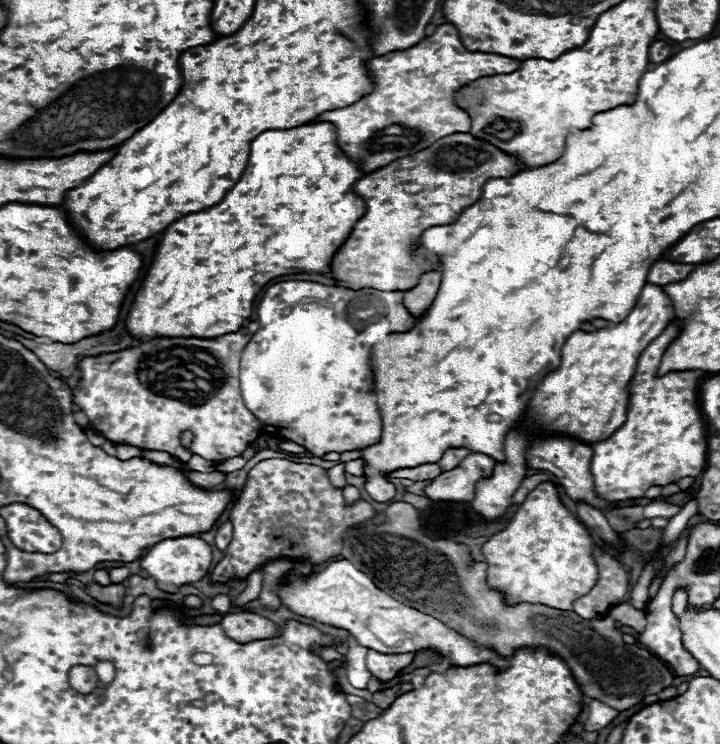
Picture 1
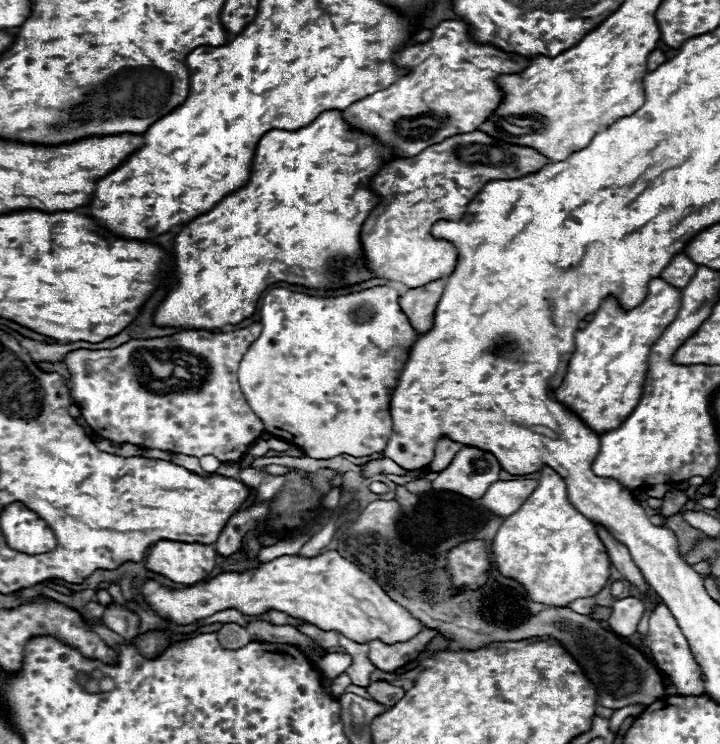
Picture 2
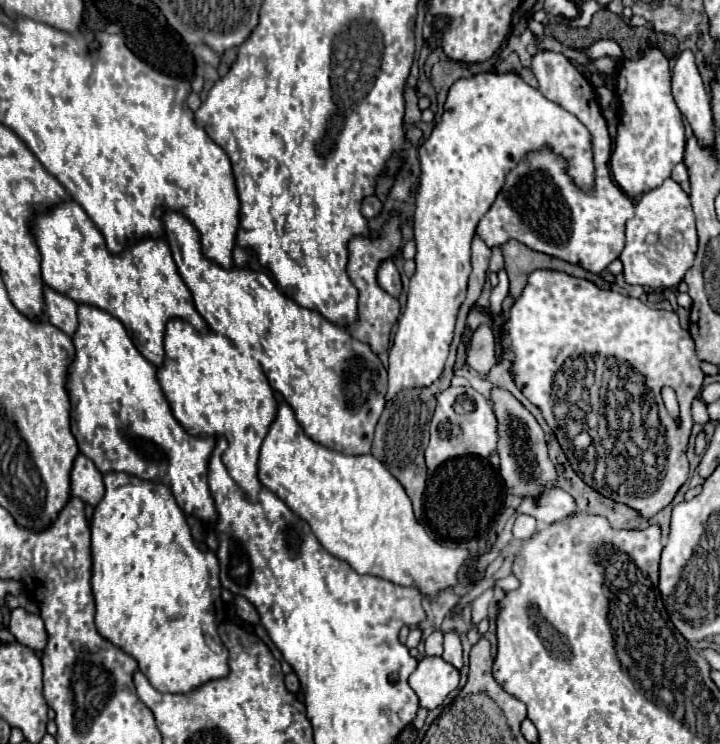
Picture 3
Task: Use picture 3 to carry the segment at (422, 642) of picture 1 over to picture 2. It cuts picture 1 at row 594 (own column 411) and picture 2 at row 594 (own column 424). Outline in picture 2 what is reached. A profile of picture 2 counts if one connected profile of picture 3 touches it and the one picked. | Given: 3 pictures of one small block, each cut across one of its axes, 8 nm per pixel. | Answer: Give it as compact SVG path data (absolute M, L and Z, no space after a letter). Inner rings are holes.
M326 550L314 558L280 556L246 572L222 572L206 582L196 582L186 588L168 588L156 580L144 580L142 598L160 618L172 624L192 624L194 620L228 608L236 608L246 616L260 616L268 610L280 610L322 630L342 632L354 642L370 642L380 638L388 644L414 638L422 626L422 622L414 620L404 608L390 600L368 574L342 558L336 550Z

